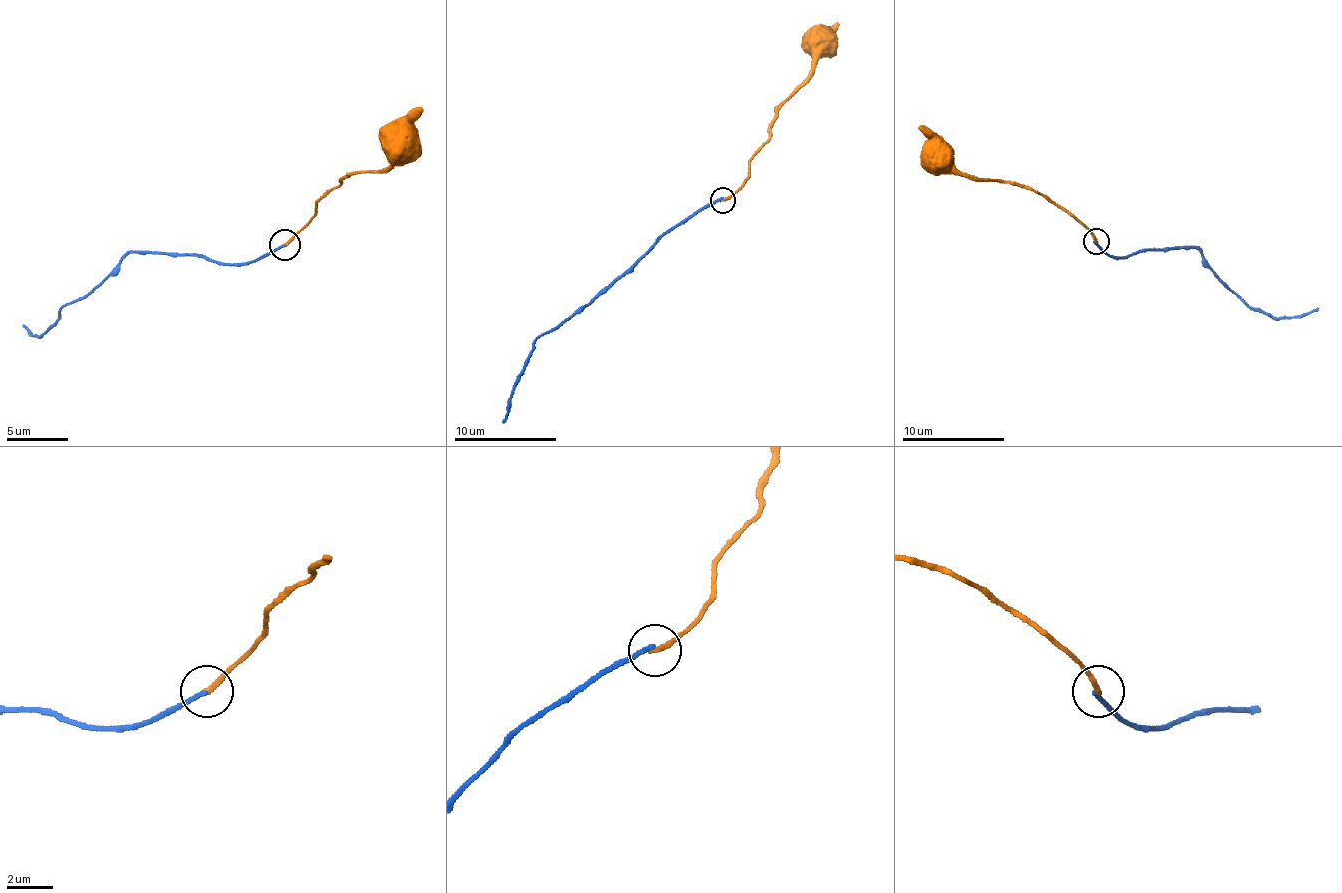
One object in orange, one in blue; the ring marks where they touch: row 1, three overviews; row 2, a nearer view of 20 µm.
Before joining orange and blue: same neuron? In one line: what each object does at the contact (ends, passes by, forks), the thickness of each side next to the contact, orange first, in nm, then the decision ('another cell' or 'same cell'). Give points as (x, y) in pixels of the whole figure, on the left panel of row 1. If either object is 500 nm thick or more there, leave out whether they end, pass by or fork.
orange ends; blue ends; calibres 240 and 190 nm; another cell

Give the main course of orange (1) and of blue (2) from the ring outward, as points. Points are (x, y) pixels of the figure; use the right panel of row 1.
1: (1095, 242), (1080, 224), (1034, 190), (954, 172), (938, 157)
2: (1095, 242), (1111, 257), (1147, 250), (1196, 247), (1229, 288), (1250, 306), (1273, 316), (1301, 316), (1319, 309)

